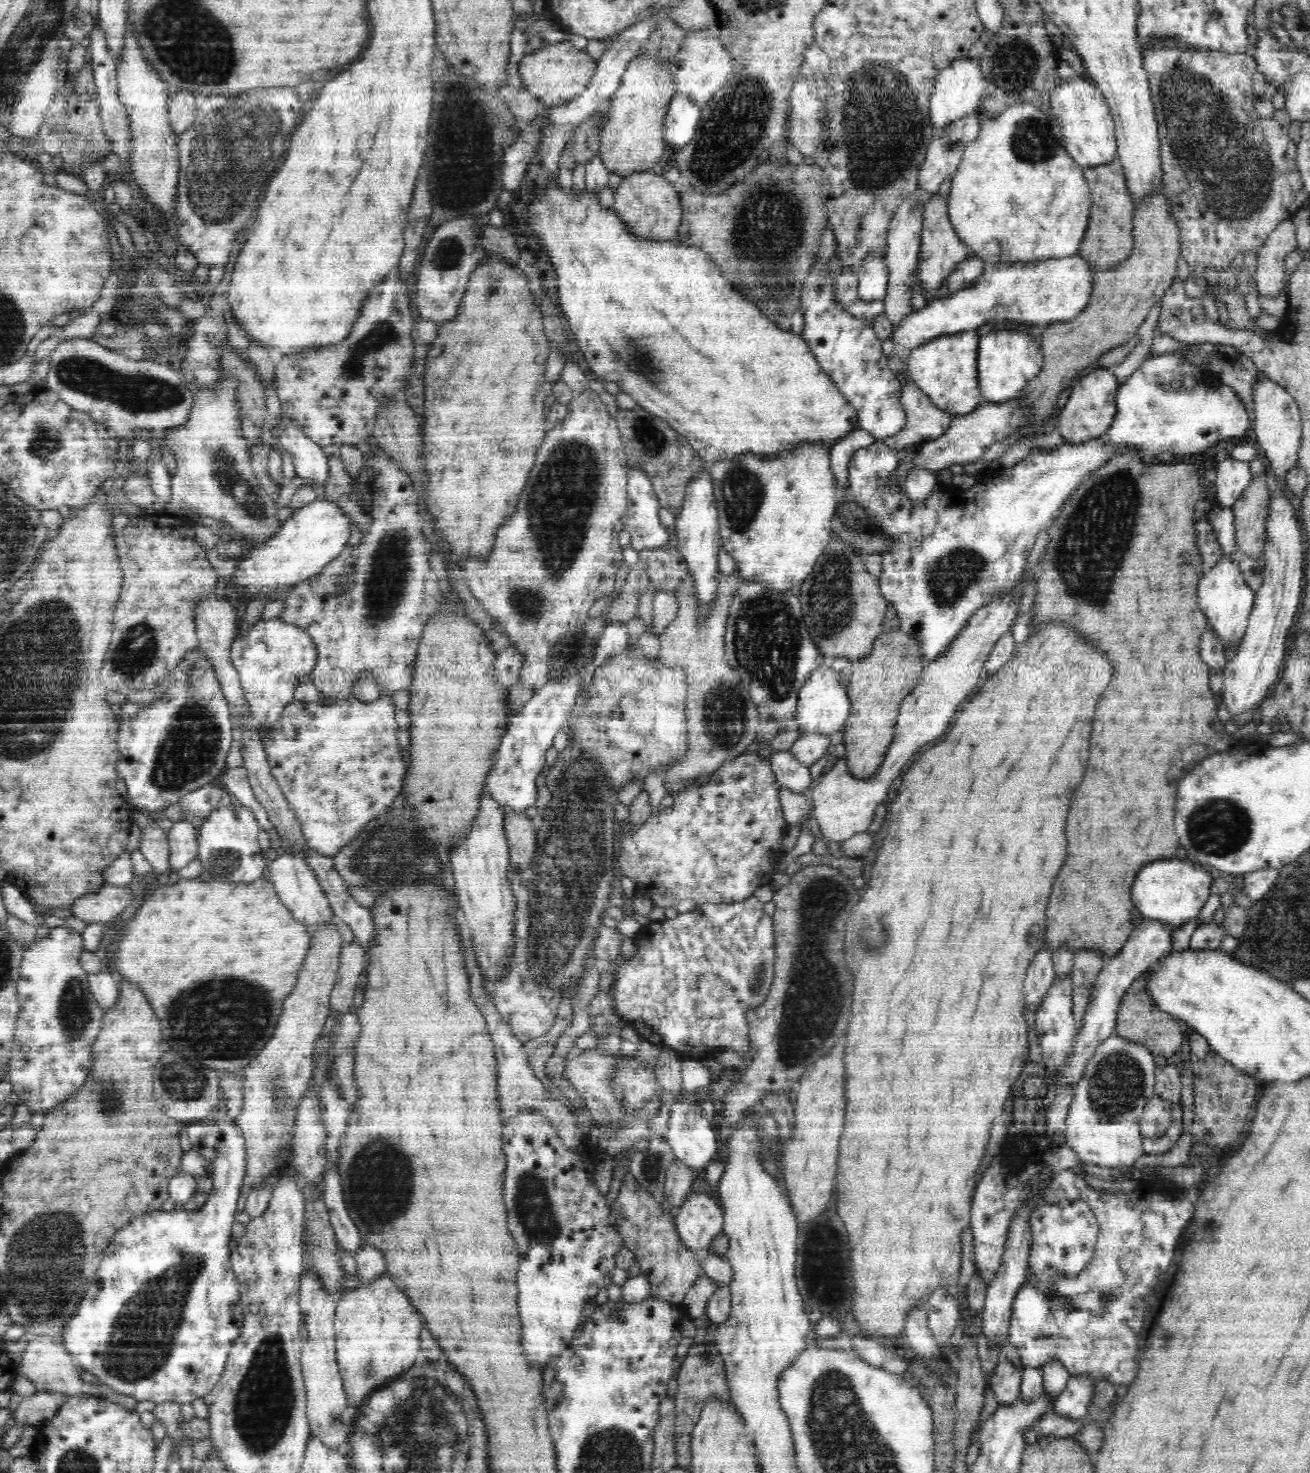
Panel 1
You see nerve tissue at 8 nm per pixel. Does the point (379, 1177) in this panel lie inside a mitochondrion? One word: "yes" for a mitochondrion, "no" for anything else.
yes

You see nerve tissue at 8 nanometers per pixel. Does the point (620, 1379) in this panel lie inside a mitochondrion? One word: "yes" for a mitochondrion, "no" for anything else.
no

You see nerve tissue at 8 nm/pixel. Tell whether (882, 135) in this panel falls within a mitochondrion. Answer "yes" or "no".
yes

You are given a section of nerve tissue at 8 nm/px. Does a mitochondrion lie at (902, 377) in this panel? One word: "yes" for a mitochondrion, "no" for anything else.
no

